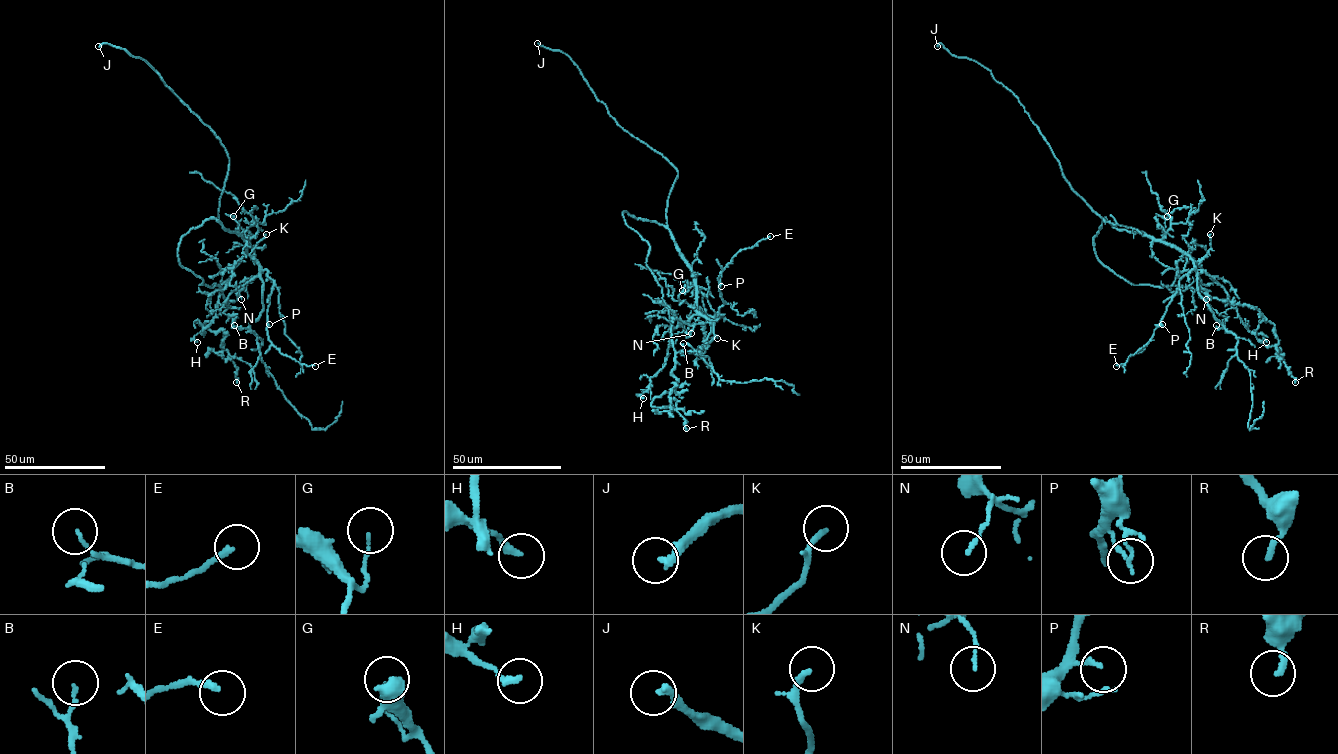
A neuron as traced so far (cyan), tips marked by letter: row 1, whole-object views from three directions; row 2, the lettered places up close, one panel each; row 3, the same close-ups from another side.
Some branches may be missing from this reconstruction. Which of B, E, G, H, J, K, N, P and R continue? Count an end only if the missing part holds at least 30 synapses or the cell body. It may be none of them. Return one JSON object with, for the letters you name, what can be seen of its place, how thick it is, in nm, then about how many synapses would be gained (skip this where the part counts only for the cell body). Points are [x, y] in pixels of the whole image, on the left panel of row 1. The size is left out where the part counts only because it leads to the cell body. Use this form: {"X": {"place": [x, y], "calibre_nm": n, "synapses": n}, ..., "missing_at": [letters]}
{"J": {"place": [98, 46], "calibre_nm": 240}, "missing_at": ["J"]}

